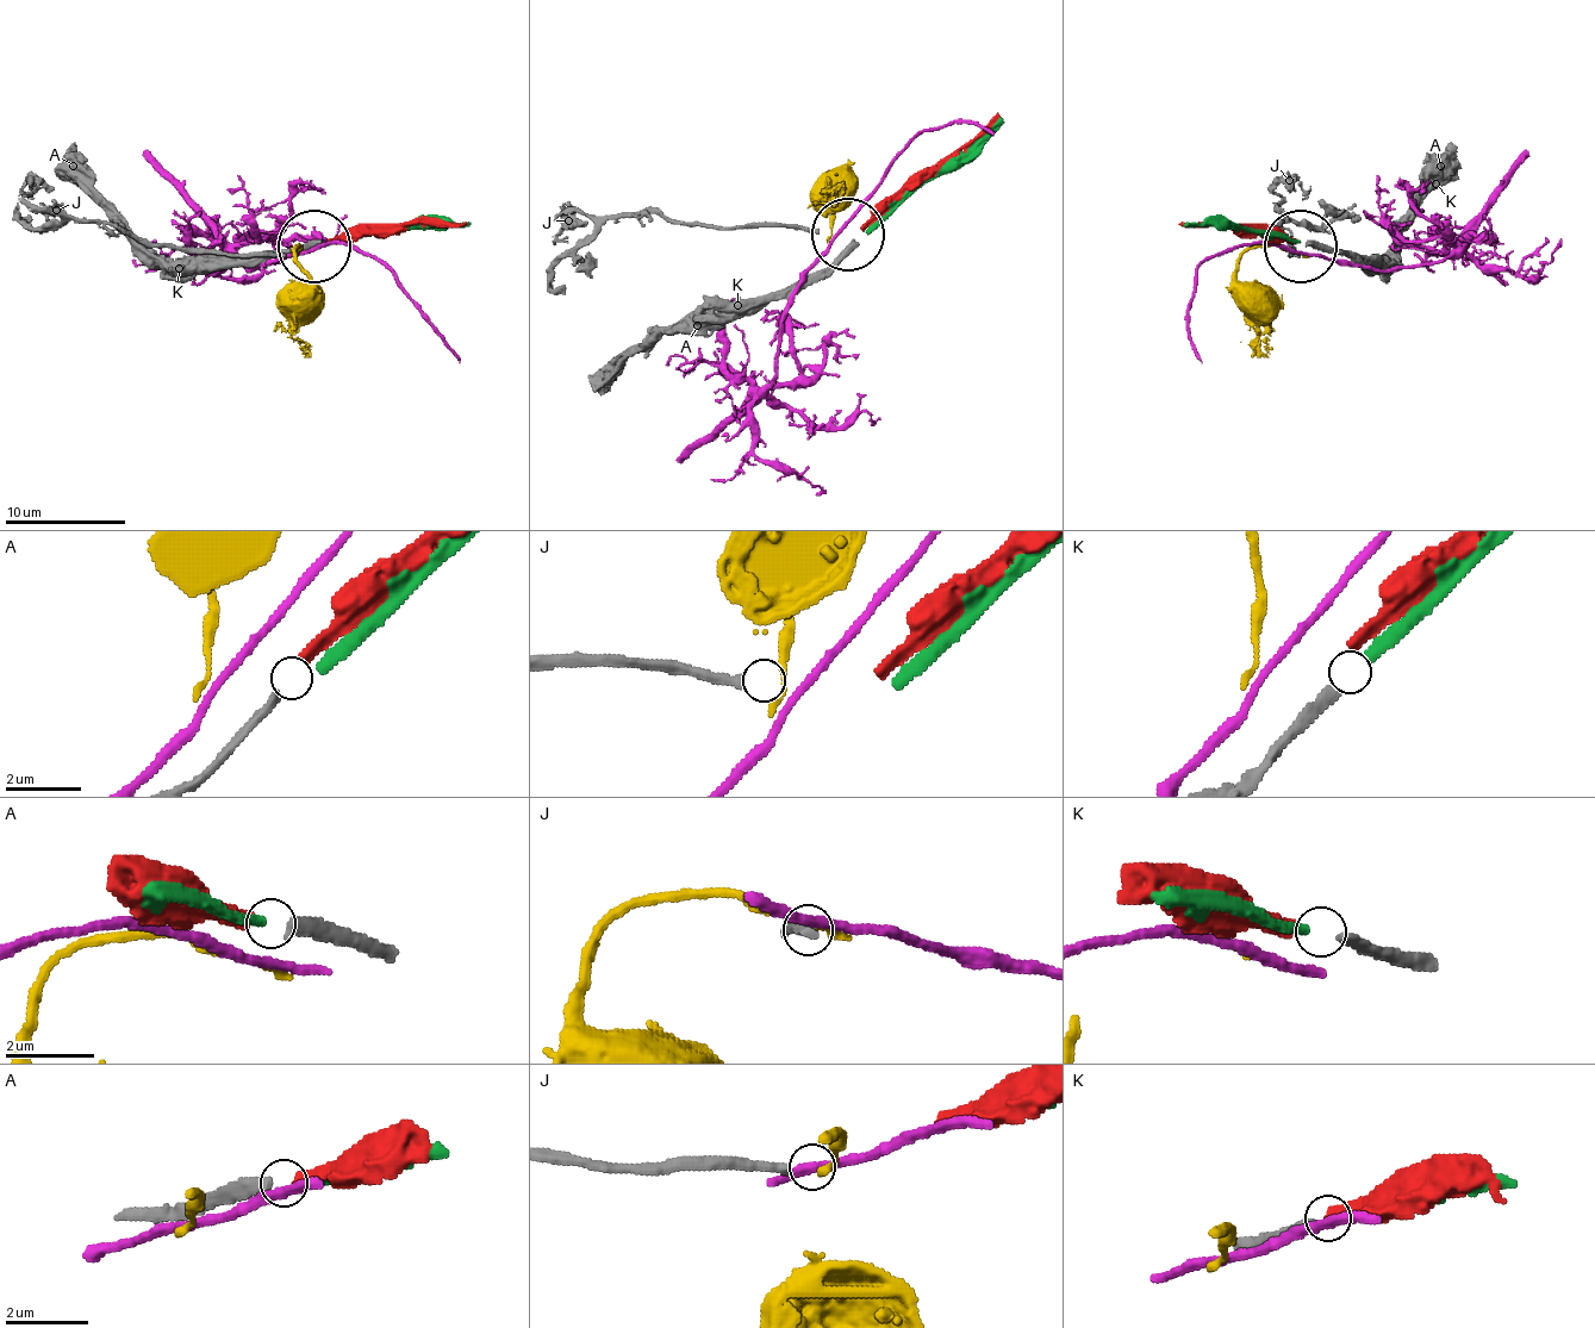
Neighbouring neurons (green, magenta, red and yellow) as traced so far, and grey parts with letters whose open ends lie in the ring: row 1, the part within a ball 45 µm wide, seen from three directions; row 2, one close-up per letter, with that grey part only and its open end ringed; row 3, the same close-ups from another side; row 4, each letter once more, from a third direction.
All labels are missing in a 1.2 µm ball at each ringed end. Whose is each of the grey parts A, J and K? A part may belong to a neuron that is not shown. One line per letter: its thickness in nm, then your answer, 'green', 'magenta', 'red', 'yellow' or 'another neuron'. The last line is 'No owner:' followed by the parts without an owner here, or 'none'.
A: 280 nm thick; red
J: 260 nm thick; another neuron
K: 280 nm thick; green
No owner: J

